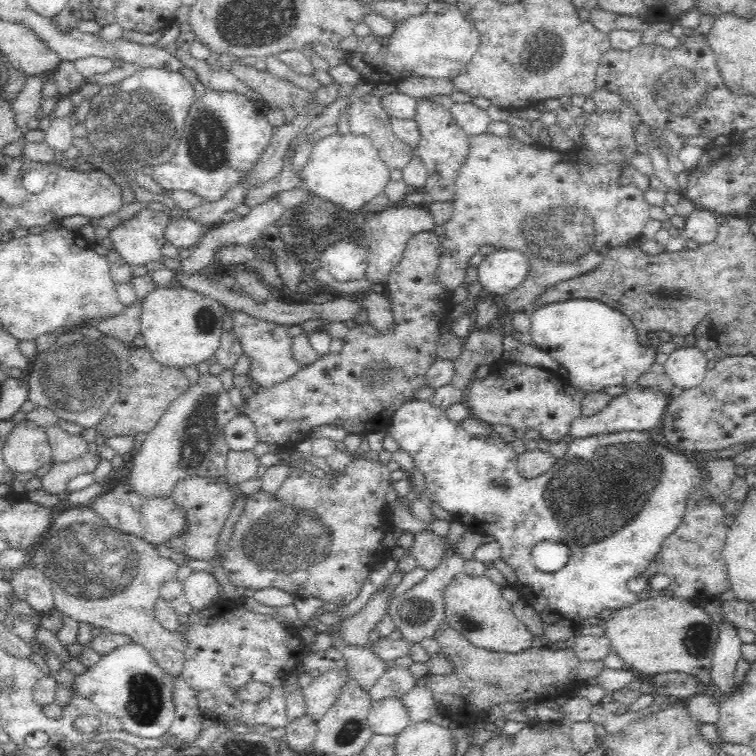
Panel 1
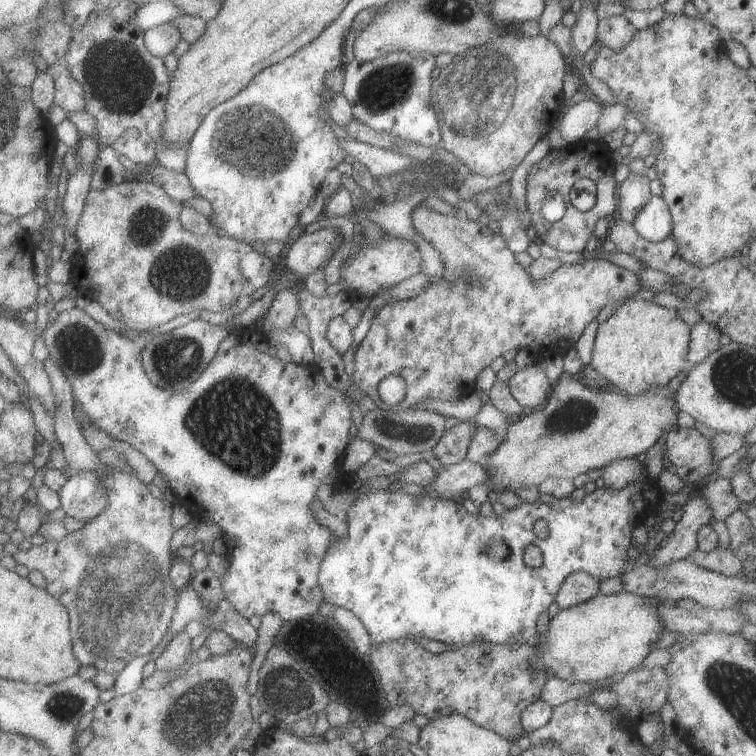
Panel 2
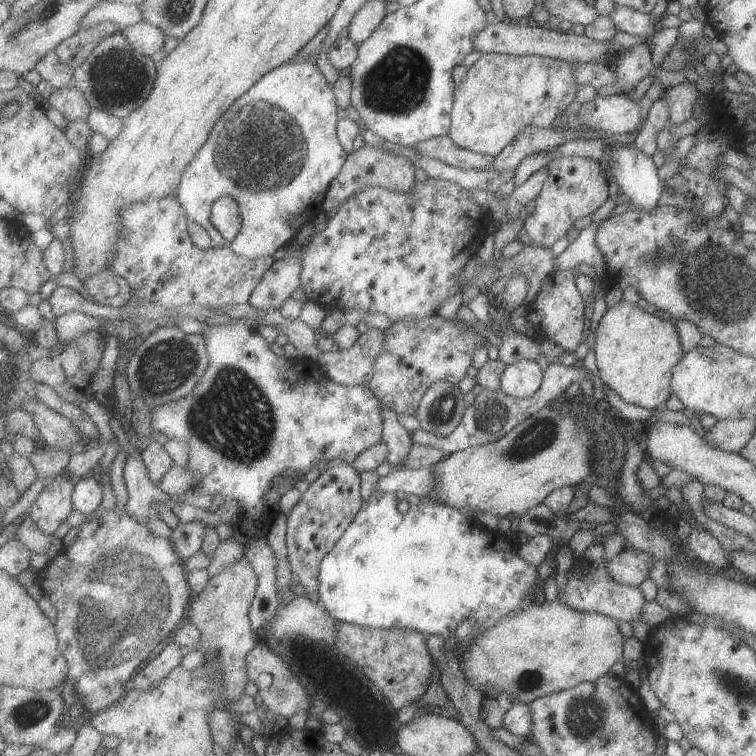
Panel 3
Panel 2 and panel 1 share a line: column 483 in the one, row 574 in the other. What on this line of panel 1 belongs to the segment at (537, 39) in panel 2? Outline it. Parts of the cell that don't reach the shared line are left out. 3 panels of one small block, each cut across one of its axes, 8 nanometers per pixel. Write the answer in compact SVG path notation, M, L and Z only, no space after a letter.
M89 505L71 506L53 519L36 546L33 562L50 578L53 604L59 612L109 633L128 634L132 642L150 651L165 674L173 678L175 717L168 730L171 741L192 742L202 732L200 724L206 716L200 710L192 687L179 676L184 668L184 639L180 633L162 628L155 619L159 590L164 582L176 579L180 564L161 556L153 544L136 535L113 529Z

